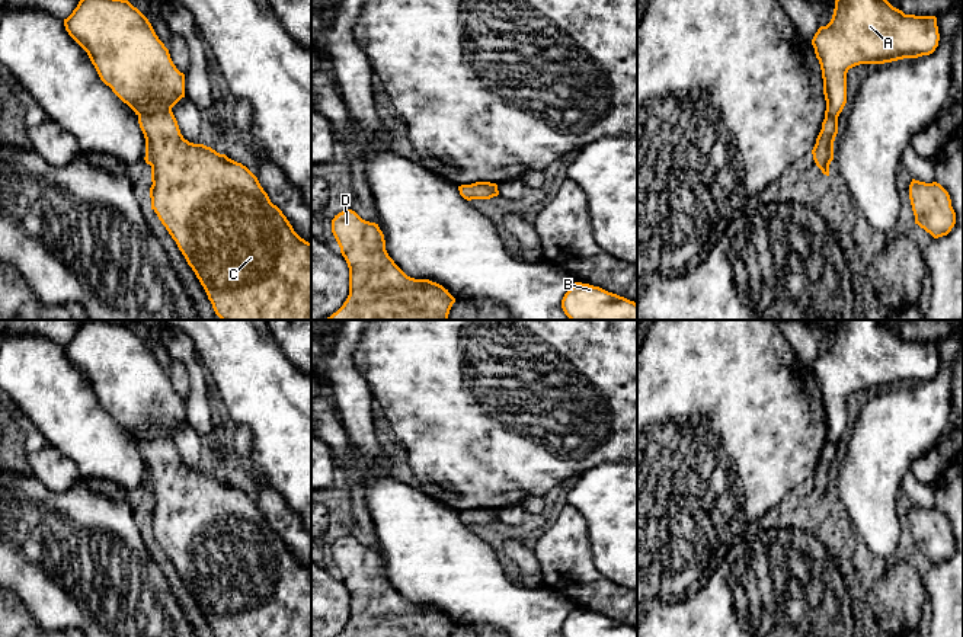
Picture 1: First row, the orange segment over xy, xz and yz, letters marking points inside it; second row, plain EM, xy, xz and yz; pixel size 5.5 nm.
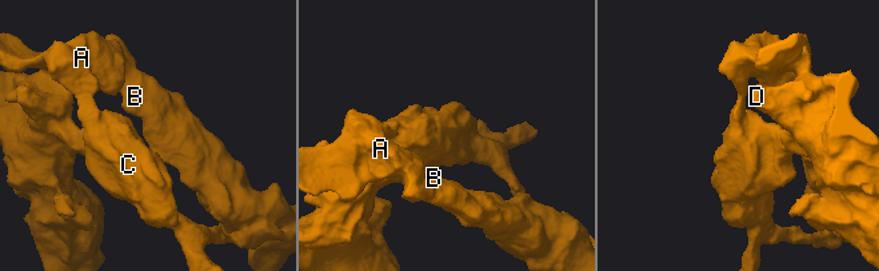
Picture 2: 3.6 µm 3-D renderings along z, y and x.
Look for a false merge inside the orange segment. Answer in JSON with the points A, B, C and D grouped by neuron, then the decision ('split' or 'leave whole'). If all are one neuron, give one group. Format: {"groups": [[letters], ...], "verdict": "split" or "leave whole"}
{"groups": [["A", "B"], ["C", "D"]], "verdict": "split"}

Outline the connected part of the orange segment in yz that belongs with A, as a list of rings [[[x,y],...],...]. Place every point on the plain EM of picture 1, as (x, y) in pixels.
[[[841,320],[831,348],[812,365],[826,433],[835,442],[842,438],[850,394],[930,381],[938,366],[935,342],[905,340],[882,320]]]

